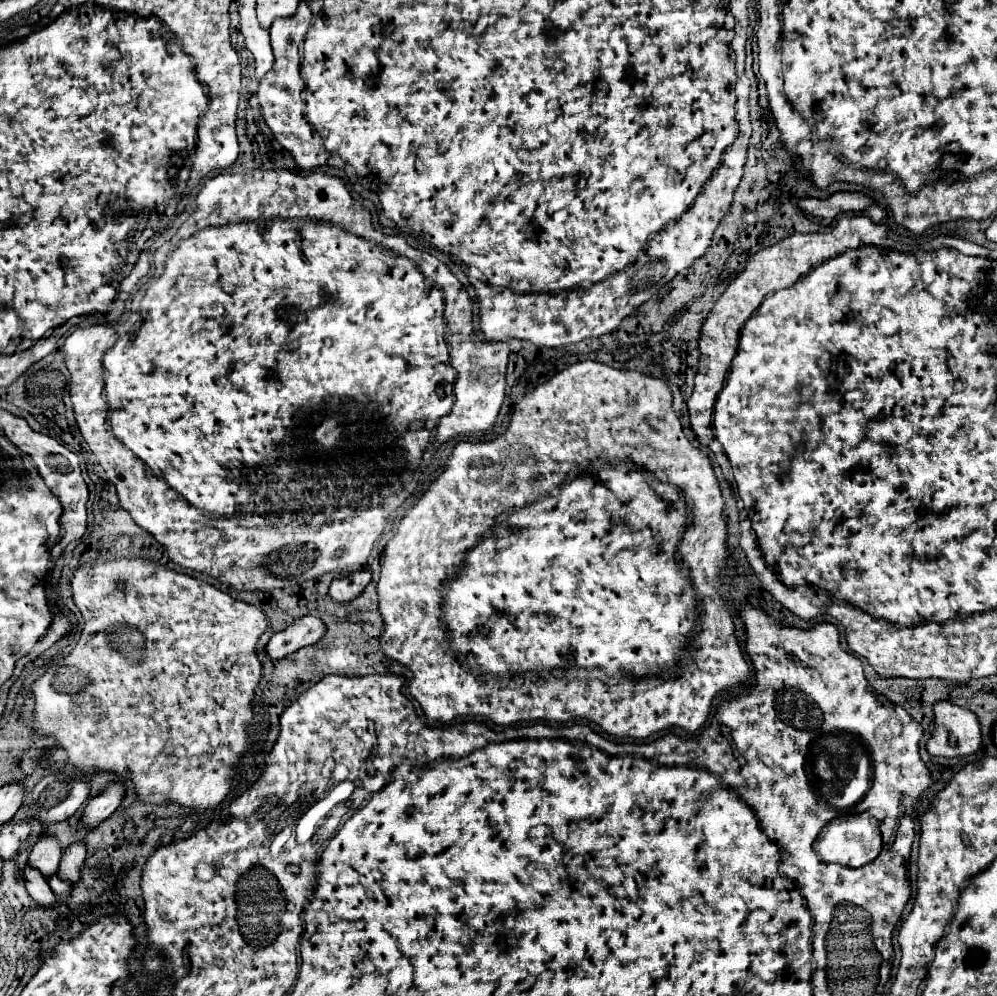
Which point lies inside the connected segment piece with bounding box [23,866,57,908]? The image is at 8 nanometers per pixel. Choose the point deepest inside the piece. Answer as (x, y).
(36, 885)

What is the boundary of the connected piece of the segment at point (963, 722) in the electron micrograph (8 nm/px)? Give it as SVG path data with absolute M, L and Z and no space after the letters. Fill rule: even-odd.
M939 702L935 706L935 730L927 742L931 756L969 756L981 746L981 726L973 712L959 708L951 702Z

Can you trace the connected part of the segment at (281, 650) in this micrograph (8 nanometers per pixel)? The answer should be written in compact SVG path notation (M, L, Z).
M303 616L293 624L289 624L283 632L273 634L265 650L273 660L279 660L291 652L297 652L303 646L317 644L325 636L325 632L327 632L327 626L321 618Z

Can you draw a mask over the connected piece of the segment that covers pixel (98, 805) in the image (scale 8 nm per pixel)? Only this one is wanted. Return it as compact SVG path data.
M109 784L99 796L95 796L87 802L81 822L89 830L97 828L105 818L109 818L117 810L117 806L123 800L123 794L125 794L125 788L121 784Z

